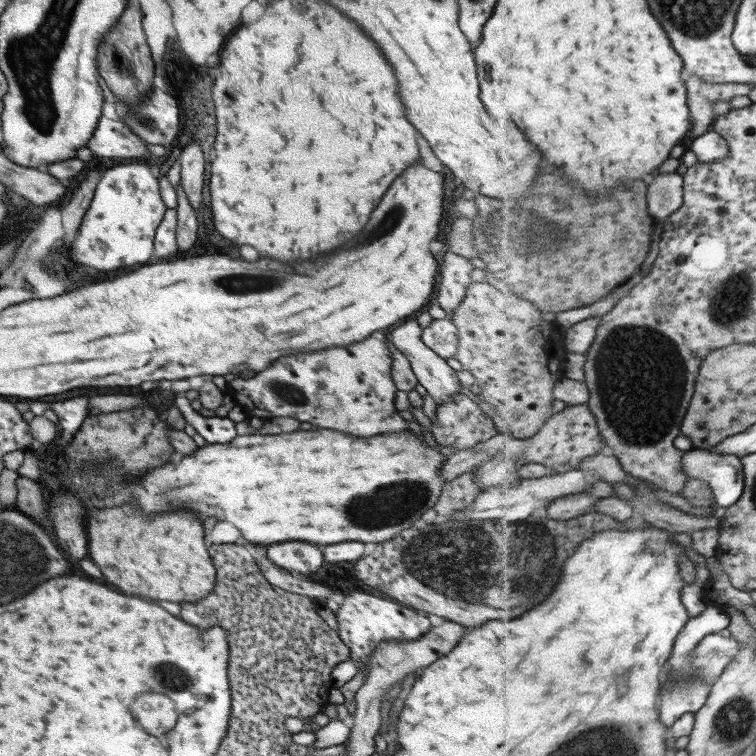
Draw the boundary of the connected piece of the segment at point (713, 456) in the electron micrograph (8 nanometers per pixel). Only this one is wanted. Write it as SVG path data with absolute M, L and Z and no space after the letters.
M692 449L684 452L684 469L688 480L710 482L716 500L727 509L738 503L746 490L745 461L738 454L722 454L714 449Z

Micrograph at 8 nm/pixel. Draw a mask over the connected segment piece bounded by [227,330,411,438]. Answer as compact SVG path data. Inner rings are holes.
M382 330L350 346L342 346L342 348L334 346L334 348L324 348L324 350L314 350L304 354L292 354L286 358L280 356L266 370L258 372L250 380L242 380L242 378L232 380L227 390L234 392L233 398L249 416L258 416L264 420L276 418L276 416L290 416L300 422L310 422L316 428L338 430L354 438L372 438L378 434L411 432L407 420L402 418L394 405L397 388L390 373L391 367L392 355L388 347L388 337Z

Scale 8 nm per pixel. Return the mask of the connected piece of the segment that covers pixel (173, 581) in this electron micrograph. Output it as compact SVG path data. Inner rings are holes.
M132 504L102 510L88 526L88 552L92 562L100 566L104 580L112 586L118 584L118 590L130 596L194 605L214 590L216 572L206 552L204 528L188 512L148 520Z

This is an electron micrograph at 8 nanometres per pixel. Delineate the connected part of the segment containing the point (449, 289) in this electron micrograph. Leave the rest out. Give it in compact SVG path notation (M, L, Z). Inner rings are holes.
M446 252L438 273L438 298L436 302L446 310L450 315L454 312L454 308L458 308L458 304L464 300L466 296L466 288L473 282L470 272L474 270L474 265L470 263L470 259L458 256L454 252Z

